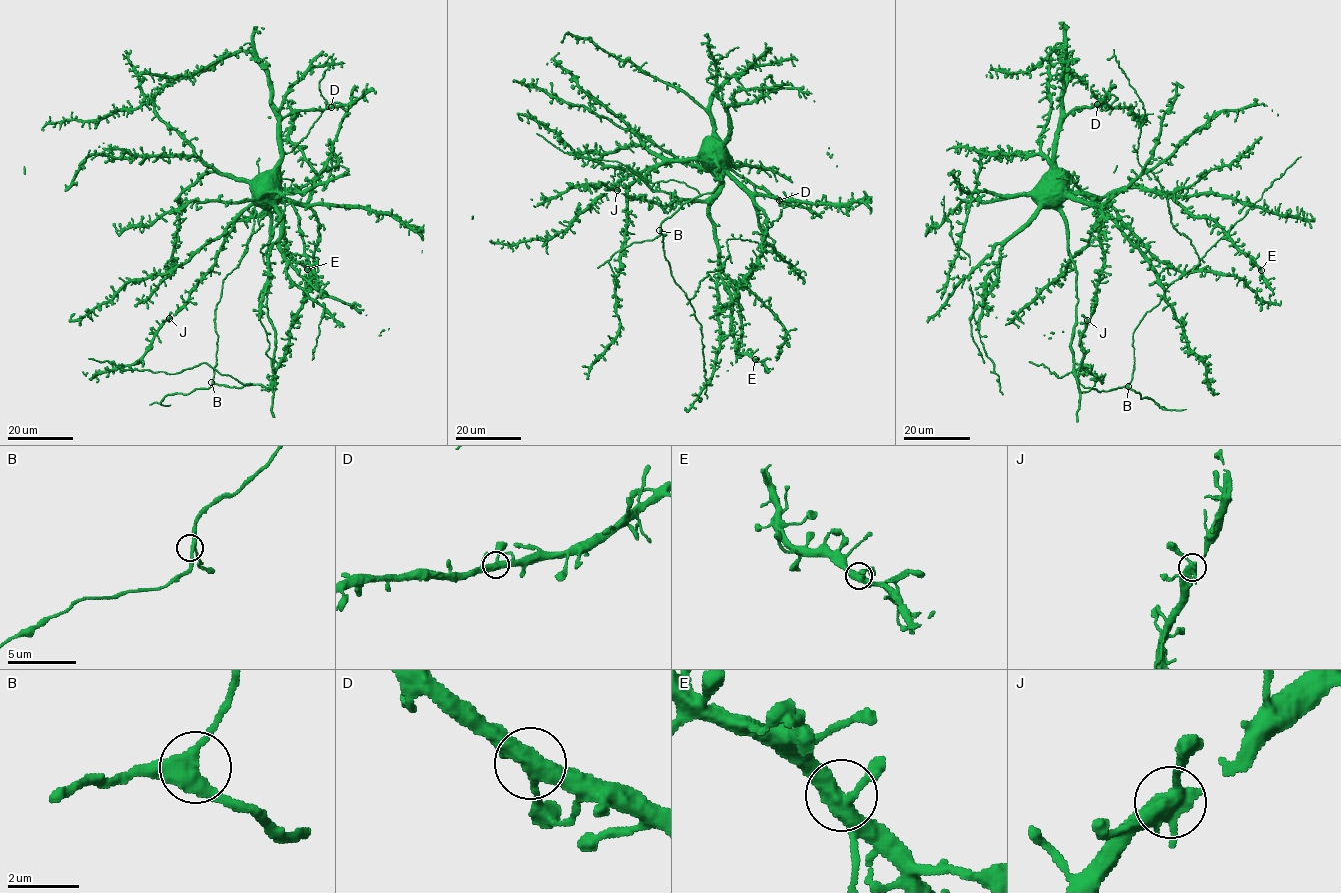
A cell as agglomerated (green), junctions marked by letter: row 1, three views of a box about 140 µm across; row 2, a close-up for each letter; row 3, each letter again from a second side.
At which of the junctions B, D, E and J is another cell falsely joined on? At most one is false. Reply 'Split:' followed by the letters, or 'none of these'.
Split: none of these

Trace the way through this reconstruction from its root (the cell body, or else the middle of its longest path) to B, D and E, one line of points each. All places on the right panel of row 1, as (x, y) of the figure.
B: (1046, 188), (1063, 218), (1067, 251), (1076, 273), (1076, 320), (1071, 351), (1077, 387), (1087, 392), (1128, 386)
D: (1046, 188), (1046, 175), (1053, 169), (1059, 122), (1070, 111), (1097, 104)
E: (1046, 188), (1099, 196), (1127, 188), (1168, 192), (1193, 215), (1211, 218), (1261, 270)

